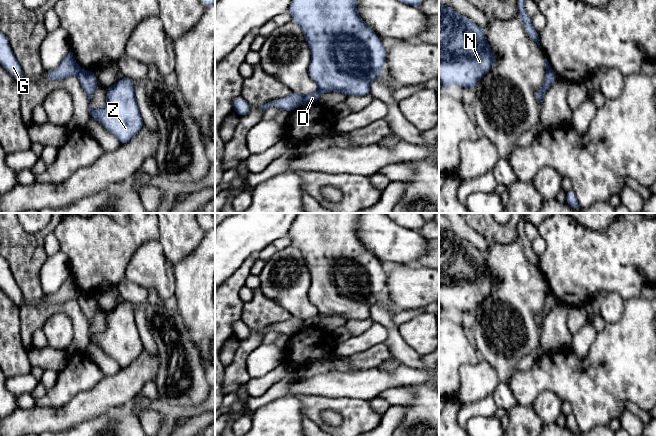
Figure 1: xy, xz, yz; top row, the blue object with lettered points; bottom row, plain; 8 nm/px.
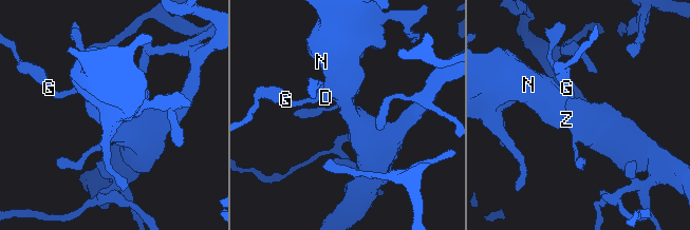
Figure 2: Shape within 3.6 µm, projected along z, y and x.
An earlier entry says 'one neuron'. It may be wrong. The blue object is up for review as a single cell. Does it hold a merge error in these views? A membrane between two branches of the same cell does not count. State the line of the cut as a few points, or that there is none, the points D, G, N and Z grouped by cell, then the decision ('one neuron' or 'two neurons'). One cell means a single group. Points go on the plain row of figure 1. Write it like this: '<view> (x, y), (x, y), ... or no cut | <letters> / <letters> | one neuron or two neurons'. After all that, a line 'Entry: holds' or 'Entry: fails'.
xz (303, 319), (301, 328) | D N Z / G | two neurons
Entry: fails

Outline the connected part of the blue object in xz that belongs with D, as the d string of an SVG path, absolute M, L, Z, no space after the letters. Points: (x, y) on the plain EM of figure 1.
M299 213L292 223L288 236L292 245L298 248L310 272L309 299L318 310L314 317L303 319L302 329L318 326L324 316L342 316L347 320L366 320L370 309L379 302L386 290L387 274L374 254L358 238L357 222L361 213Z

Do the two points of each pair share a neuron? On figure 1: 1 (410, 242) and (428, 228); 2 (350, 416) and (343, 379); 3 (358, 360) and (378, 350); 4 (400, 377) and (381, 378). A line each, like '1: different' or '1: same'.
1: different
2: different
3: same
4: same

